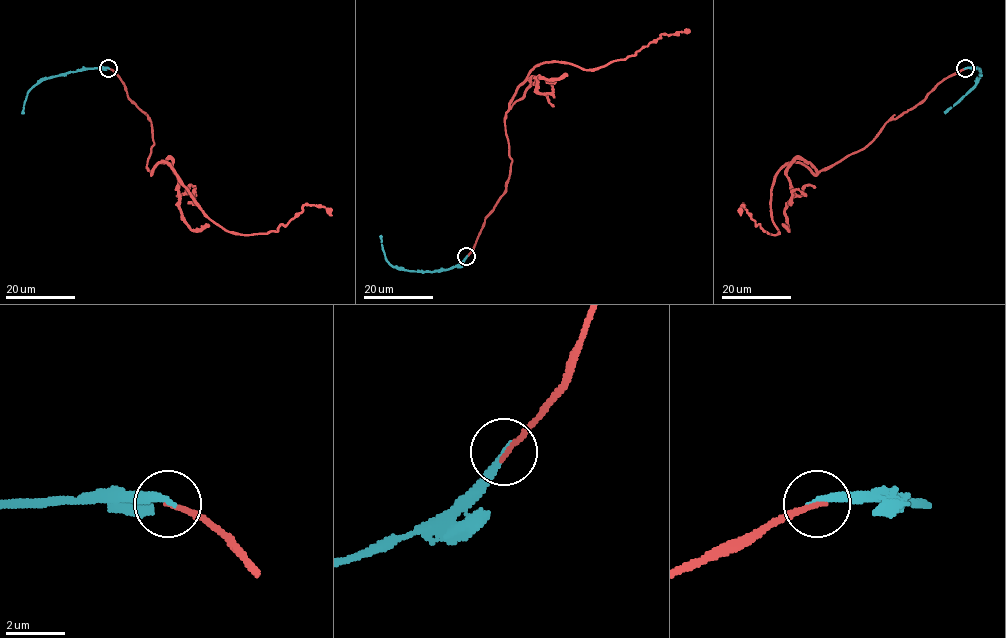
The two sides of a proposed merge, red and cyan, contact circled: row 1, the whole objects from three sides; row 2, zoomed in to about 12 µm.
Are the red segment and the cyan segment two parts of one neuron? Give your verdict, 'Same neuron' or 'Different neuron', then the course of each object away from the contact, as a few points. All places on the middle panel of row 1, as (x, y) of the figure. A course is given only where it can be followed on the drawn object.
Same neuron. Course of red: (466, 256), (506, 186), (511, 158), (505, 114), (533, 68), (554, 61), (604, 67), (662, 34), (690, 32). Course of cyan: (466, 256), (447, 269), (398, 269), (386, 260), (380, 235)

